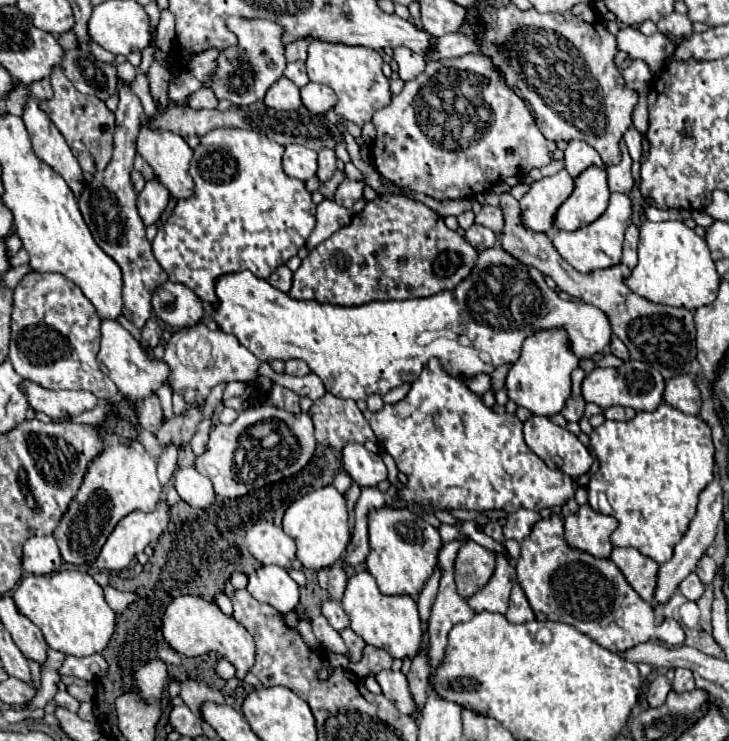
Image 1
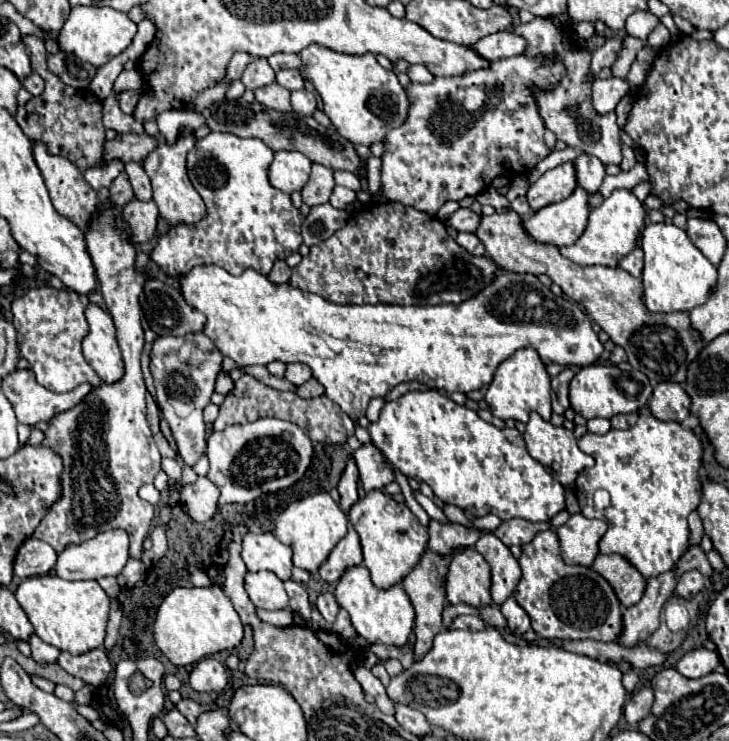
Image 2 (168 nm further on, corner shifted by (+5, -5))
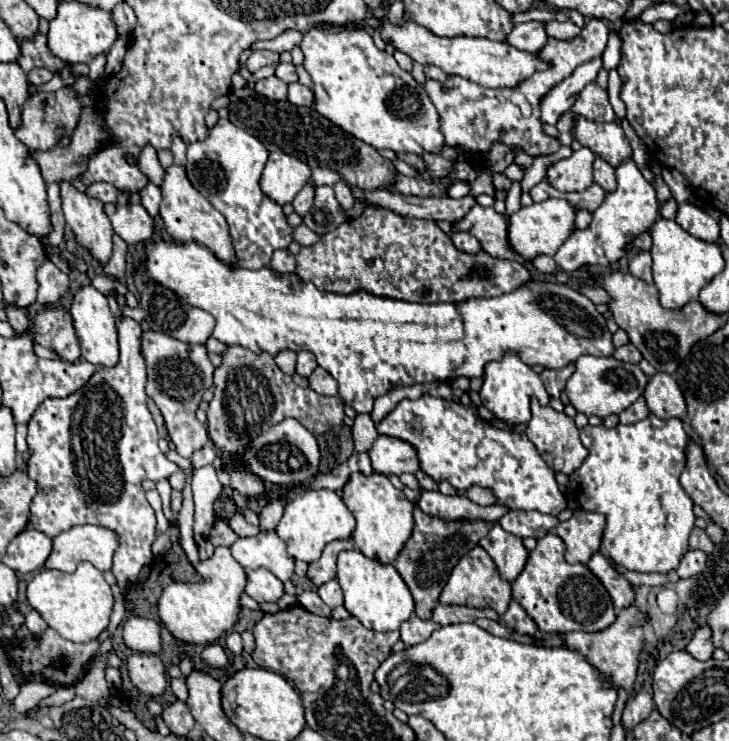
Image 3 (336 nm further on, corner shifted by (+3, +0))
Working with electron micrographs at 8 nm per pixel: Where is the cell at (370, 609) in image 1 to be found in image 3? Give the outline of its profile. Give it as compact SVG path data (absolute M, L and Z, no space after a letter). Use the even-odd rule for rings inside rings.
M345 550L337 560L337 582L345 594L345 608L355 616L365 628L375 632L393 632L413 614L413 596L395 570L395 566L379 564L365 558L359 550Z

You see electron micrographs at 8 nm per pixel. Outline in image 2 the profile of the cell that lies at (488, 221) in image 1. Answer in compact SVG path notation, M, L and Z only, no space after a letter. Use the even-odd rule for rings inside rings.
M459 207L455 213L451 213L445 219L445 225L451 225L457 231L475 231L479 227L479 219L481 219L481 215L473 213L471 209Z

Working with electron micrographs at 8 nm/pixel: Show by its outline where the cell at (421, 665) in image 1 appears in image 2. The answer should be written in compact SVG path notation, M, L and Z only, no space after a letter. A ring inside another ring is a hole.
M457 547L453 553L449 555L439 555L433 553L431 549L425 549L425 553L421 555L419 563L409 571L409 575L401 581L401 587L405 589L405 593L409 595L413 607L415 607L415 659L421 659L433 645L433 637L441 631L441 611L445 607L445 577L449 571L449 563L451 557L459 551L463 551L465 547Z

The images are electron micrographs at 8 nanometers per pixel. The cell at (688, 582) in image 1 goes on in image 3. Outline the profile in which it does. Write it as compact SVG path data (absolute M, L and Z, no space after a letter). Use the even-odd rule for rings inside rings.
M689 550L689 552L683 556L683 560L681 560L679 568L677 568L679 578L687 580L687 578L693 578L693 576L697 576L697 574L703 574L703 572L705 572L705 558L707 558L707 556L705 556L703 552L699 552L699 550Z

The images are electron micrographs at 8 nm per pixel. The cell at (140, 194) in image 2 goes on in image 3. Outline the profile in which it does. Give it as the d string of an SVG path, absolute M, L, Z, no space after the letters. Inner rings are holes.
M147 182L145 188L141 188L141 204L145 206L145 210L155 216L159 212L159 204L161 204L161 190L159 186L155 186L153 182Z

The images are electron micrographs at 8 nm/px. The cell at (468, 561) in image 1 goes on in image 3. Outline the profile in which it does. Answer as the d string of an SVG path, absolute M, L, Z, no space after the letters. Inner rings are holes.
M475 546L467 556L459 560L459 564L453 568L439 602L441 604L463 604L463 606L473 606L473 608L493 608L499 616L507 610L507 604L511 600L511 584L501 580L495 568L495 562L489 558L489 554L481 548Z

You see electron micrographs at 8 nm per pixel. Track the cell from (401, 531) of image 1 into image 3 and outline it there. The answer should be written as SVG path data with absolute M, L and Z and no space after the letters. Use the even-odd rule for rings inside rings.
M359 472L351 474L349 482L343 488L343 502L357 520L357 528L351 536L355 548L371 560L377 560L381 564L393 564L405 542L411 538L415 504L409 502L405 494L389 482L387 476L379 476L375 472L371 476L363 476Z

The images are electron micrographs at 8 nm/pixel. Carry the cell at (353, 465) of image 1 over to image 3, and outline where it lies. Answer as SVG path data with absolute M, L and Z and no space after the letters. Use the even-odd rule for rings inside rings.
M379 436L369 450L373 472L385 476L401 476L405 472L417 472L419 460L415 456L415 448L403 440L395 440L391 436Z

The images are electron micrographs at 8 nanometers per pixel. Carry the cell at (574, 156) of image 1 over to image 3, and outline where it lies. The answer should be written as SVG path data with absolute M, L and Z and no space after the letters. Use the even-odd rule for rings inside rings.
M595 158L593 176L595 176L595 182L601 188L605 188L607 192L615 190L615 168L609 162L605 162L603 158Z

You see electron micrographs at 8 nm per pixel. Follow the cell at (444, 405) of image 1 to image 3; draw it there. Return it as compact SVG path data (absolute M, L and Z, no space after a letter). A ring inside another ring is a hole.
M423 394L417 400L401 400L379 424L377 432L409 442L417 450L421 470L437 484L447 480L457 490L481 486L493 490L497 504L509 510L537 510L557 516L567 508L555 472L539 456L525 432L495 428L483 420L475 406Z

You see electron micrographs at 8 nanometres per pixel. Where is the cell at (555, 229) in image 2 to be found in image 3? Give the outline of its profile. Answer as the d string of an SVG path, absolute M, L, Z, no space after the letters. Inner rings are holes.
M551 198L545 202L533 202L531 206L525 206L519 212L511 214L507 236L509 236L511 248L515 248L515 252L533 260L535 256L541 256L541 254L553 256L557 252L557 248L571 236L573 224L575 224L575 208L571 206L571 202Z

